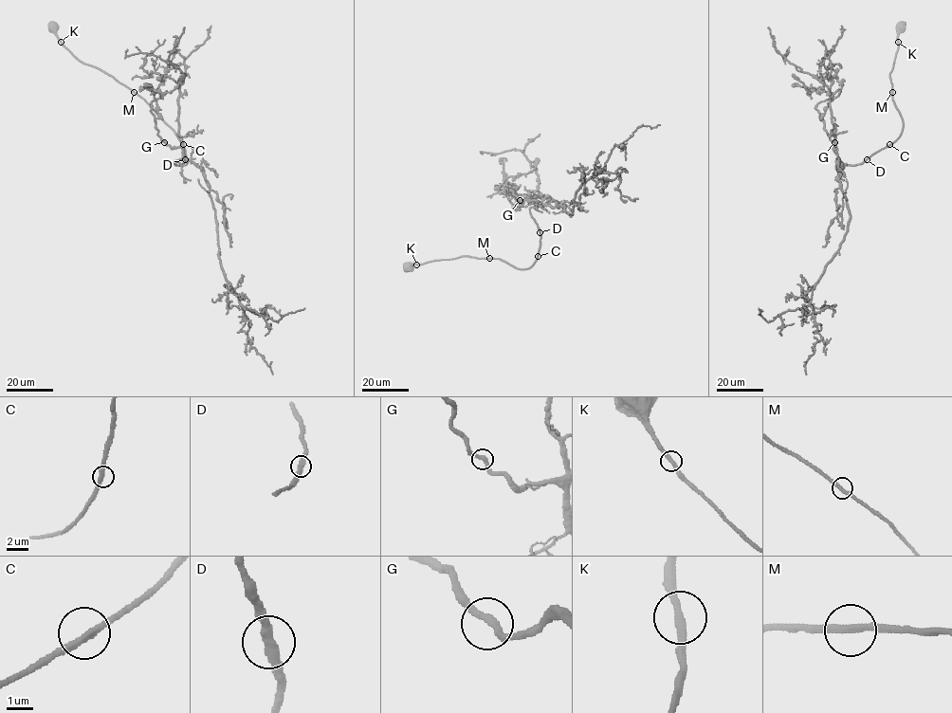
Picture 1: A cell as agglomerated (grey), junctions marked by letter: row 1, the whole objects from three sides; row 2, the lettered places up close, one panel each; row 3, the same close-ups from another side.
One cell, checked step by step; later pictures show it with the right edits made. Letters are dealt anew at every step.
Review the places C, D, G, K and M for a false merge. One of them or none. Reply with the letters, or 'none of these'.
none of these

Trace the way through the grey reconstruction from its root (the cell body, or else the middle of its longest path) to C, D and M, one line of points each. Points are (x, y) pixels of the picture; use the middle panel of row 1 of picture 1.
C: (407, 266), (469, 256), (499, 258), (517, 268), (527, 268), (538, 256)
D: (407, 266), (469, 256), (499, 258), (517, 268), (527, 268), (536, 261), (540, 232)
M: (407, 266), (461, 256), (489, 258)

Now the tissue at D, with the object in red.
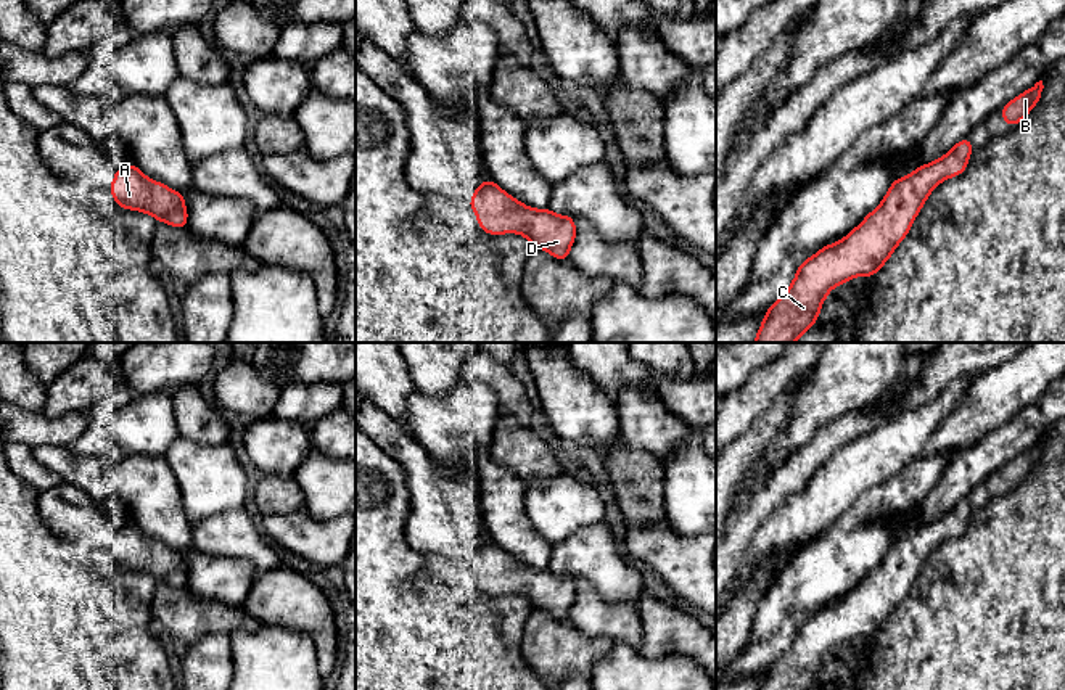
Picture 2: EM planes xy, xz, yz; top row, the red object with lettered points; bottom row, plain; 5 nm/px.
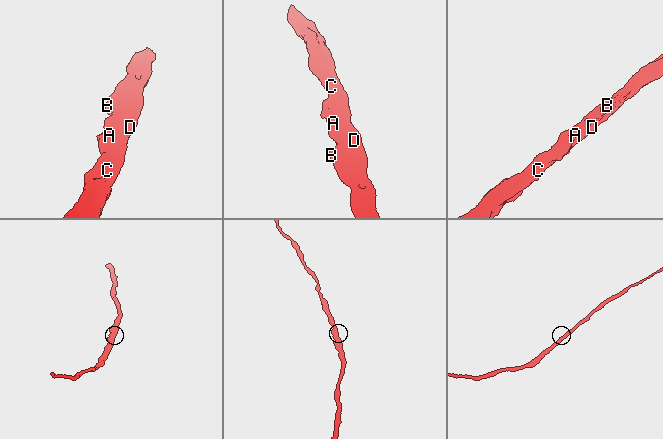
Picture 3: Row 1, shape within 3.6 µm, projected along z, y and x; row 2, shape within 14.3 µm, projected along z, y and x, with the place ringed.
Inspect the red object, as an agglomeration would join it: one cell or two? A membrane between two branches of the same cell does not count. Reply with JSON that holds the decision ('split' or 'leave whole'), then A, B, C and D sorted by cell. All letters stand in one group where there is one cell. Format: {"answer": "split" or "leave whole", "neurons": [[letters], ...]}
{"answer": "leave whole", "neurons": [["A", "B", "C", "D"]]}

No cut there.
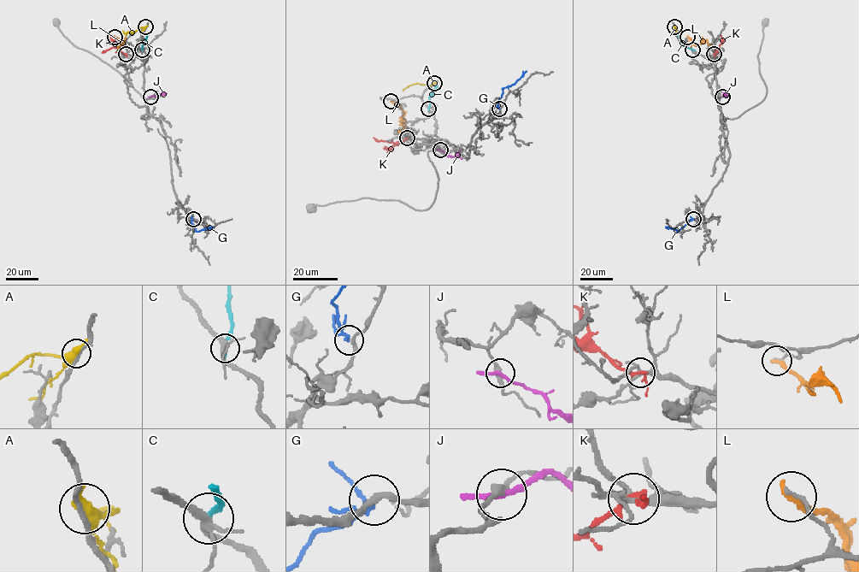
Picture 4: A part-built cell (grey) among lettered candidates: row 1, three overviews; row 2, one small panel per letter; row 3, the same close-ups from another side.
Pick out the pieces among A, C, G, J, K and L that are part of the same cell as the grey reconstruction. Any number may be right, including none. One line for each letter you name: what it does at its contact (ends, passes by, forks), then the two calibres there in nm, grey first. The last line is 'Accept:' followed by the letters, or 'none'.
Accept: none

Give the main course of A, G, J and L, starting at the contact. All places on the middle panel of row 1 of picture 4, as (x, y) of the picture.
A: (434, 83), (428, 86), (411, 85), (403, 89)
G: (499, 109), (497, 102), (503, 88), (513, 85), (526, 71)
J: (441, 150), (452, 157), (460, 150)
L: (391, 101), (404, 112), (401, 122), (403, 126), (397, 132)

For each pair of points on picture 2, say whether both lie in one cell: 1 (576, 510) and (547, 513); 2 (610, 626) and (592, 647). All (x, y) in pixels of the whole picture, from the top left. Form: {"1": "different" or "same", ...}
{"1": "same", "2": "different"}

